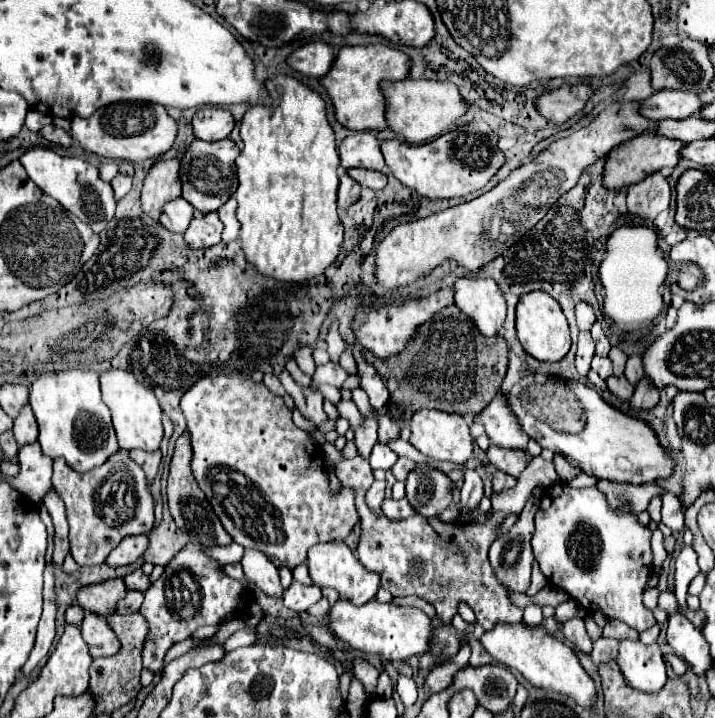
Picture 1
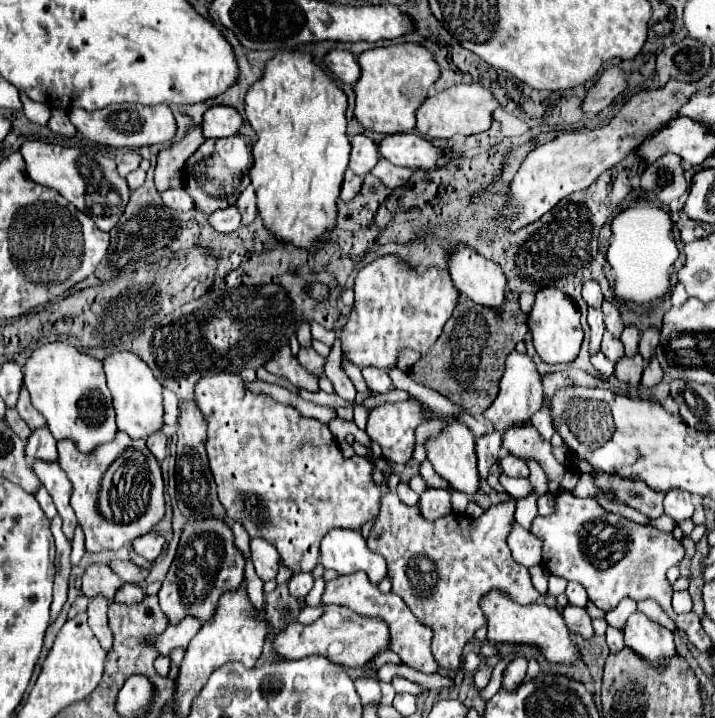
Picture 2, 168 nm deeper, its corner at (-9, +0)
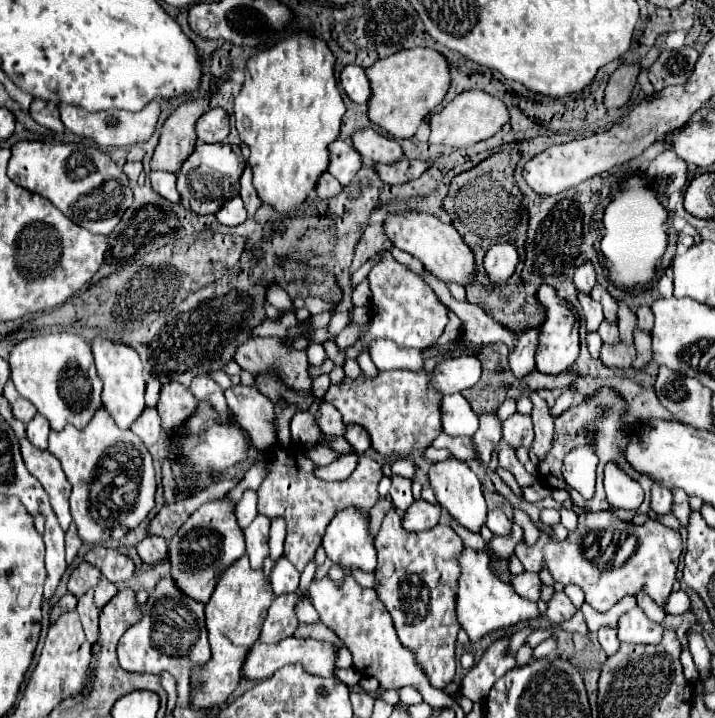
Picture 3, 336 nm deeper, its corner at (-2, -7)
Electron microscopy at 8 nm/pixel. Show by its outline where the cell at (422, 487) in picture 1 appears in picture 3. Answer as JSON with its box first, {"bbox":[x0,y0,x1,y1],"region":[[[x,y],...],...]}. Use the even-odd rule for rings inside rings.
{"bbox":[402,500,440,532],"region":[[[414,500],[414,504],[404,512],[402,526],[410,532],[422,532],[430,530],[438,524],[440,520],[440,506],[430,504],[426,500]]]}

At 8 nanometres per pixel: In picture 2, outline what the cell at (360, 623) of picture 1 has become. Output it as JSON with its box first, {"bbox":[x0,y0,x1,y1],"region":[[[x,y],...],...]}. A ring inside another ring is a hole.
{"bbox":[273,607,389,667],"region":[[[323,607],[323,615],[311,623],[301,625],[297,621],[289,623],[273,641],[275,655],[283,659],[301,659],[307,655],[325,655],[329,661],[337,665],[347,667],[363,667],[369,663],[379,651],[387,649],[385,643],[389,643],[389,629],[379,619],[363,619],[355,611],[349,611],[347,607]]]}

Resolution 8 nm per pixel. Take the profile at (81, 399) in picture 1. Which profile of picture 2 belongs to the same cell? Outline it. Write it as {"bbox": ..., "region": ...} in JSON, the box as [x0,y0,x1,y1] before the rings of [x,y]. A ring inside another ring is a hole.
{"bbox":[23,341,115,451],"region":[[[65,341],[45,343],[29,355],[23,375],[33,407],[43,413],[55,439],[73,439],[81,451],[93,451],[97,443],[107,443],[115,437],[115,411],[99,359],[81,353]]]}

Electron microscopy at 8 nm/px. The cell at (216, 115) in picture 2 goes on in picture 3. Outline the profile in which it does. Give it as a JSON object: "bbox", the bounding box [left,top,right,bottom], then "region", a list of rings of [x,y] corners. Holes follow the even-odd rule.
{"bbox":[196,108,230,144],"region":[[[224,108],[206,110],[196,122],[196,134],[200,144],[216,144],[224,142],[230,130],[230,118]]]}

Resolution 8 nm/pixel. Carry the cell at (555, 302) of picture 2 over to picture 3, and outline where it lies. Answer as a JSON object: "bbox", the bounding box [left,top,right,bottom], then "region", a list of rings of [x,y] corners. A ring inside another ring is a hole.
{"bbox":[536,286,580,374],"region":[[[540,286],[538,288],[538,302],[542,304],[542,308],[546,310],[544,322],[540,324],[540,338],[538,338],[538,354],[536,354],[536,368],[544,374],[560,374],[566,372],[574,360],[578,358],[580,352],[580,342],[578,342],[578,328],[580,328],[580,320],[576,316],[576,312],[572,310],[572,306],[562,300],[556,290],[552,286]]]}

